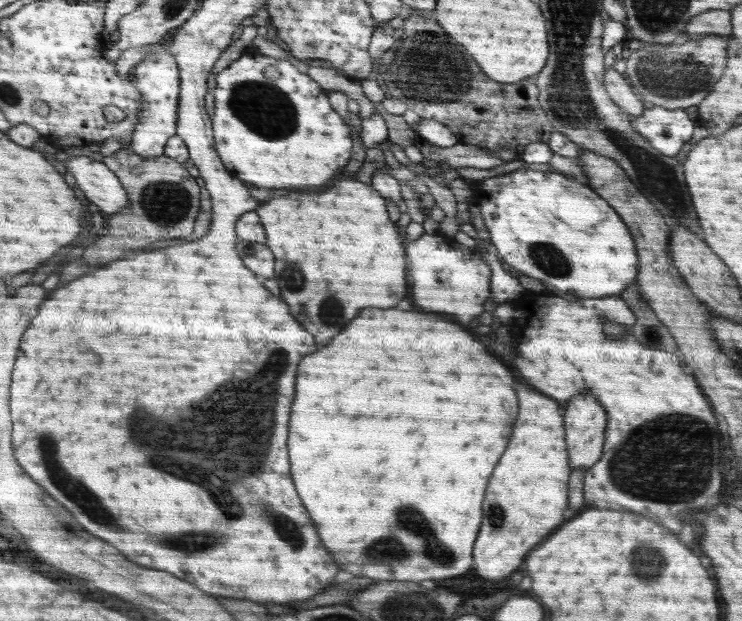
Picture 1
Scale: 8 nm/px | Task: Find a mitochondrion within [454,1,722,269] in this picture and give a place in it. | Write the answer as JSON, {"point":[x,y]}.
{"point":[668,76]}

